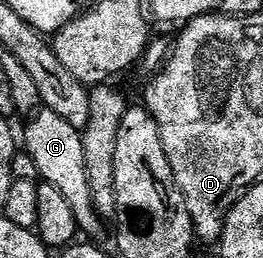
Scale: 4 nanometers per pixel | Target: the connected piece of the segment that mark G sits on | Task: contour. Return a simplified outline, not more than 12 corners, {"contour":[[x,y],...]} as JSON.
{"contour":[[43,107],[26,128],[39,177],[98,238],[82,132]]}

